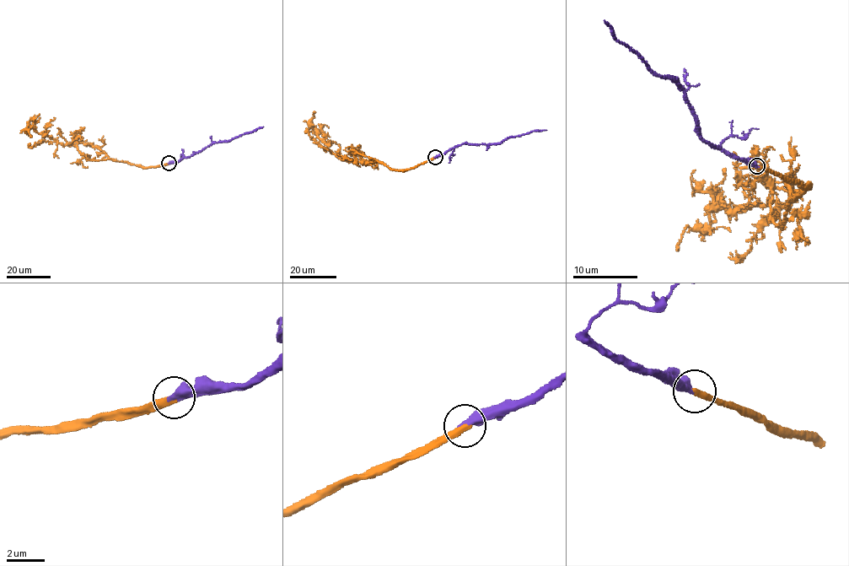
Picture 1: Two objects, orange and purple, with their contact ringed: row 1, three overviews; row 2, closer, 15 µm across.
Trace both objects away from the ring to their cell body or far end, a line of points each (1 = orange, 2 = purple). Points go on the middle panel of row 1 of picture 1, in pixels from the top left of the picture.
1: (434, 157), (402, 170), (389, 169), (377, 161), (356, 163), (340, 159), (311, 125), (315, 111)
2: (434, 157), (464, 143), (501, 142), (513, 137), (546, 129)

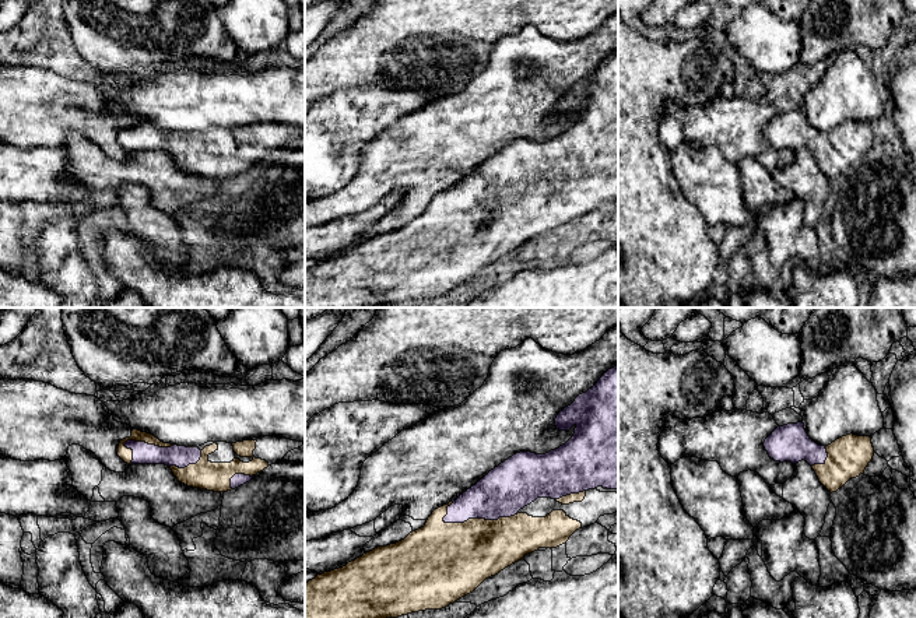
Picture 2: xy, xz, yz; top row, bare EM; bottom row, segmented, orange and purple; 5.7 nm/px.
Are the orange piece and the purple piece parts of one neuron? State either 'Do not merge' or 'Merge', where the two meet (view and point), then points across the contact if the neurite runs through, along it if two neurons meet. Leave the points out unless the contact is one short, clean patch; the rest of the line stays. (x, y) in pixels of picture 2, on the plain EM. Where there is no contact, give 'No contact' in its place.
Merge. Touches orange at xz (478, 206)

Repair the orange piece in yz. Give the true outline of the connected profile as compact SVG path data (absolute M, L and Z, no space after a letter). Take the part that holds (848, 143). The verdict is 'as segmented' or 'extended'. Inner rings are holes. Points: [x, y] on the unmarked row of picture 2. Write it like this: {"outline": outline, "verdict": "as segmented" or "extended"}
{"outline": "M803 109L778 113L764 134L775 148L796 151L806 147L831 180L863 161L874 143L870 123L850 120L825 134L808 123Z", "verdict": "extended"}

